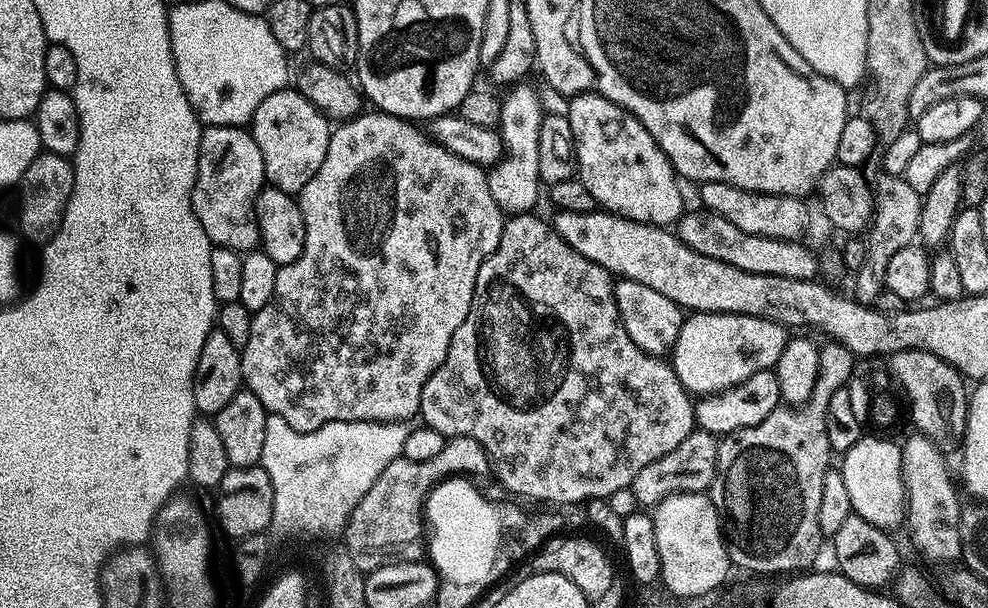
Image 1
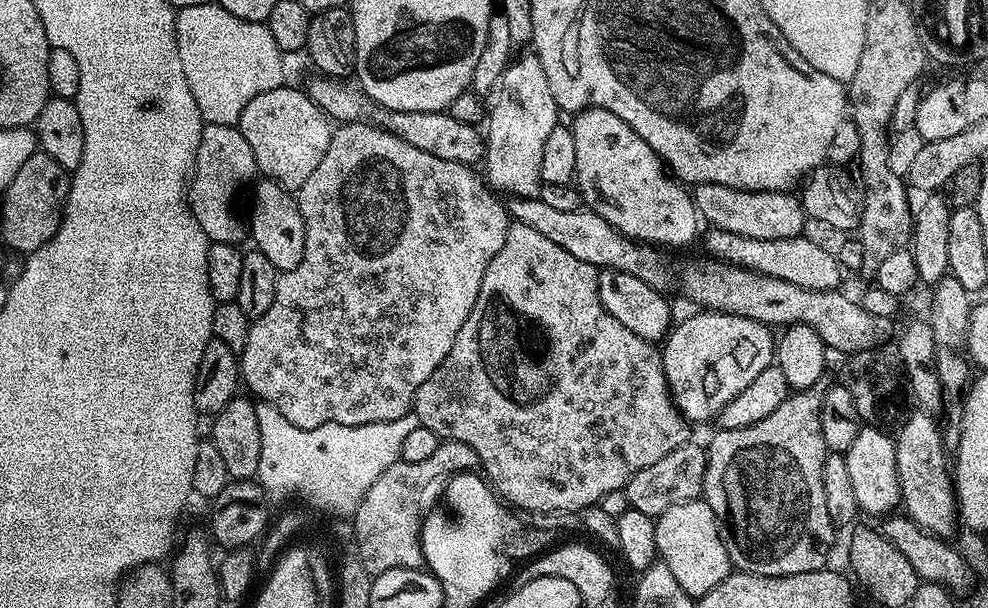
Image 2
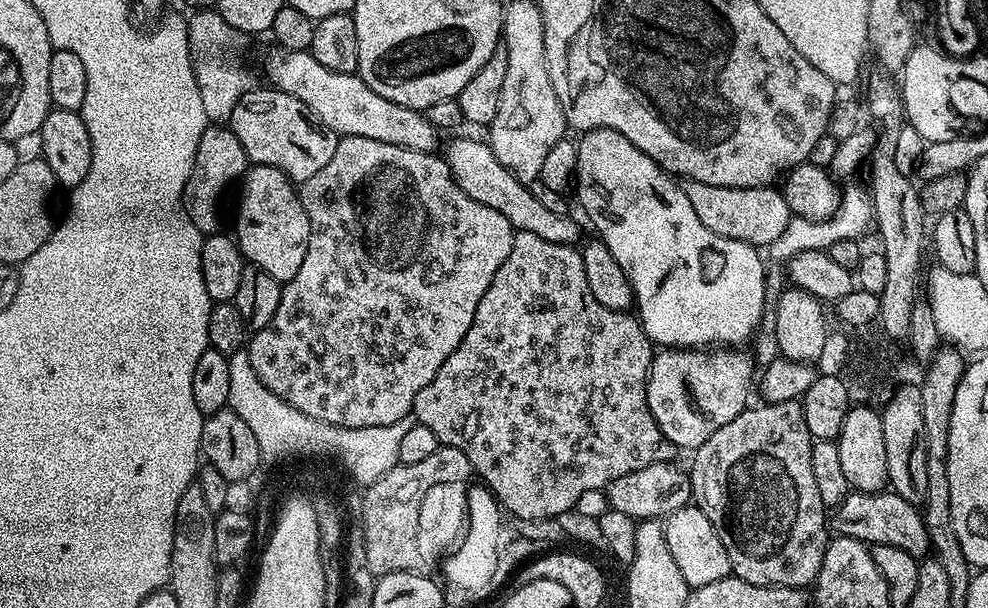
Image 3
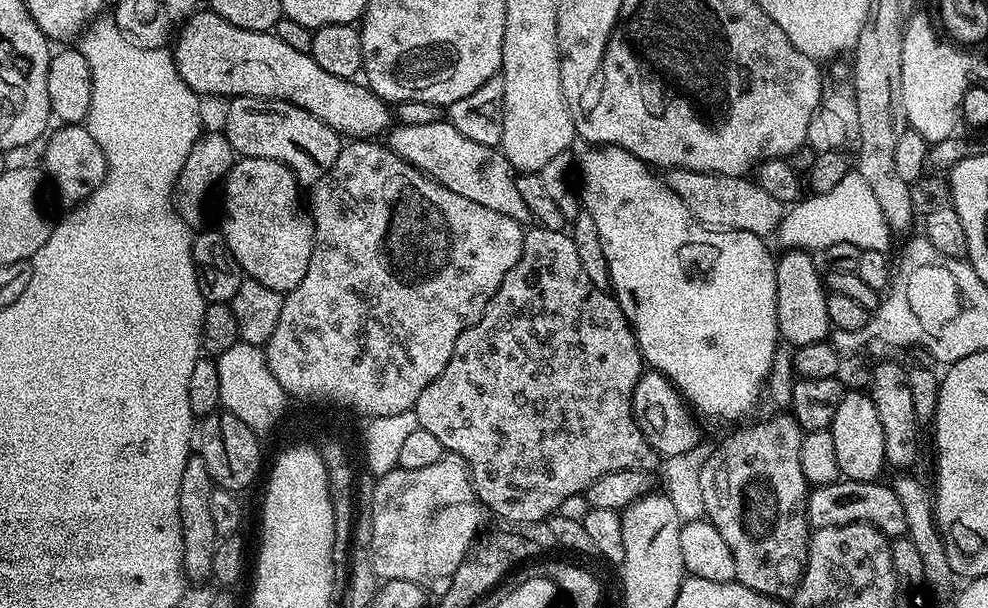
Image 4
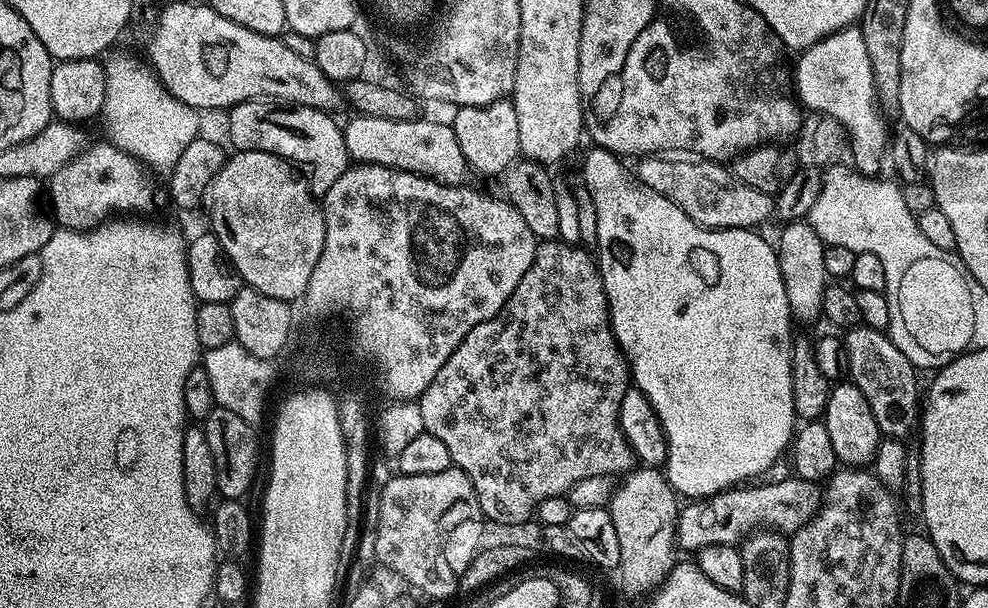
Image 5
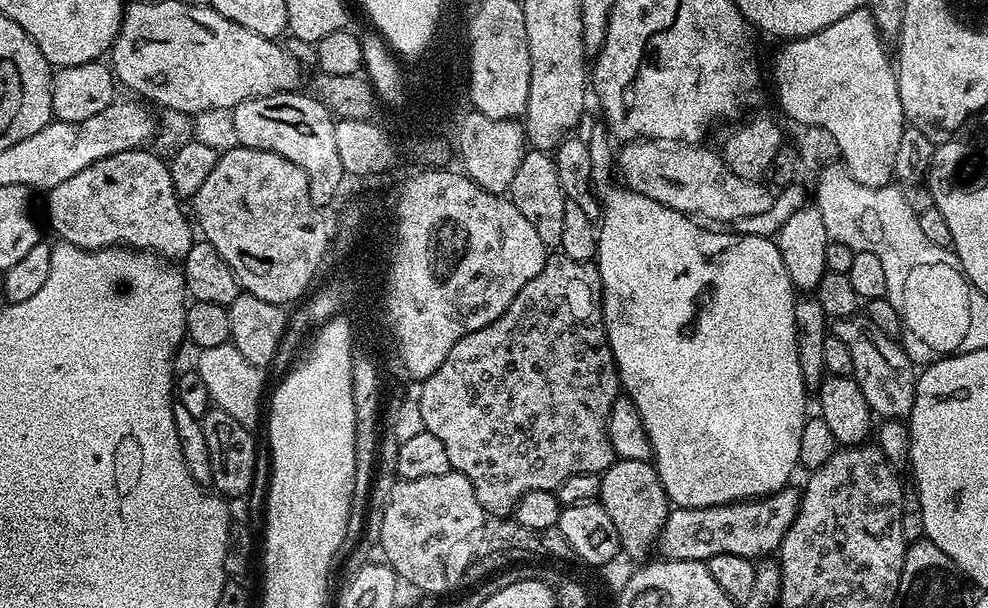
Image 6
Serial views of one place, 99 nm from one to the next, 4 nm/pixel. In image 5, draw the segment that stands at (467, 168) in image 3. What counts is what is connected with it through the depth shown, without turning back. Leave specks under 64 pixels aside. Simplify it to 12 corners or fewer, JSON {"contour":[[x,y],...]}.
{"contour":[[359,114],[343,125],[353,161],[463,181],[451,123]]}

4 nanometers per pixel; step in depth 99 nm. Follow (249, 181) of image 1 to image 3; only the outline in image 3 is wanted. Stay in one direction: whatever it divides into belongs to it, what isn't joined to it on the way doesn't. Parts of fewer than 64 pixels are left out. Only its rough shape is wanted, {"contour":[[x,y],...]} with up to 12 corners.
{"contour":[[228,126],[205,128],[184,187],[201,234],[220,224],[220,195],[250,161]]}

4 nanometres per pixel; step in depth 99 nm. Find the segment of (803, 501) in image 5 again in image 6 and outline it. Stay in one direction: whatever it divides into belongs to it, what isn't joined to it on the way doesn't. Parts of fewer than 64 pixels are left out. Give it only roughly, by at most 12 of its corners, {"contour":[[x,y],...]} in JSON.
{"contour":[[789,486],[755,500],[668,513],[665,560],[780,547],[800,509]]}

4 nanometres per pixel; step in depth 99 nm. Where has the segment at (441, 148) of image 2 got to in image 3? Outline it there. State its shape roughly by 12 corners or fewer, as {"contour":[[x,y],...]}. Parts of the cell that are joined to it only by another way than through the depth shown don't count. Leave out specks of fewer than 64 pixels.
{"contour":[[279,46],[265,81],[337,137],[437,151],[423,111]]}

